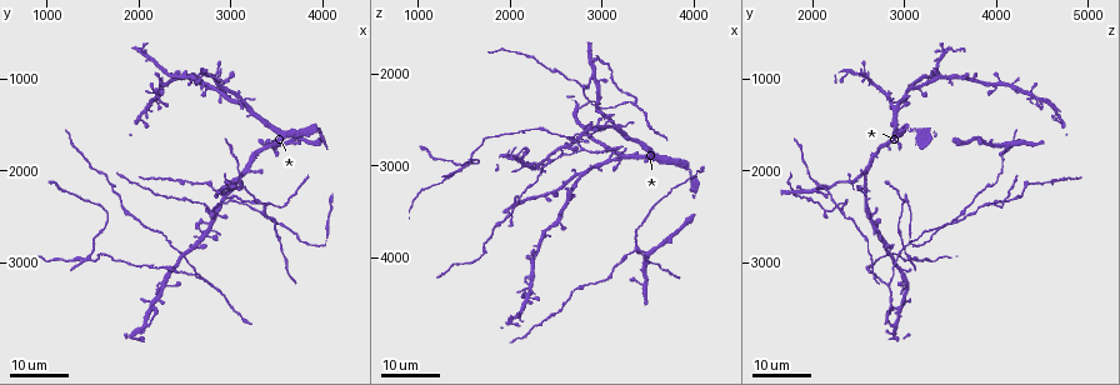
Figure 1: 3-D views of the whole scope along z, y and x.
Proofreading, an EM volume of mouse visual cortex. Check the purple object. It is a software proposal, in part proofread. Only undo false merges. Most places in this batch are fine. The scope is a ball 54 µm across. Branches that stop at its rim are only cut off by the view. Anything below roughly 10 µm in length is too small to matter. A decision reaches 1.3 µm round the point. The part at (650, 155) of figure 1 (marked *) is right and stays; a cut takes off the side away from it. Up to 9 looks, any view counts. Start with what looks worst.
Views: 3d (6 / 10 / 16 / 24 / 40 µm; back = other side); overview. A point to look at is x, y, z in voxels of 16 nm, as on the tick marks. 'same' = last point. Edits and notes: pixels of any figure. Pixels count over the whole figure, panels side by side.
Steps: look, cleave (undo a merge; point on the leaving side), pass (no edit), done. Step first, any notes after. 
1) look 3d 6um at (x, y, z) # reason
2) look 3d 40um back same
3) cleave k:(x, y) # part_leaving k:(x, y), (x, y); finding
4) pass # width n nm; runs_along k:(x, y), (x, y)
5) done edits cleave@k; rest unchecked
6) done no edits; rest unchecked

look 3d 16um at (3300, 2450, 2300)

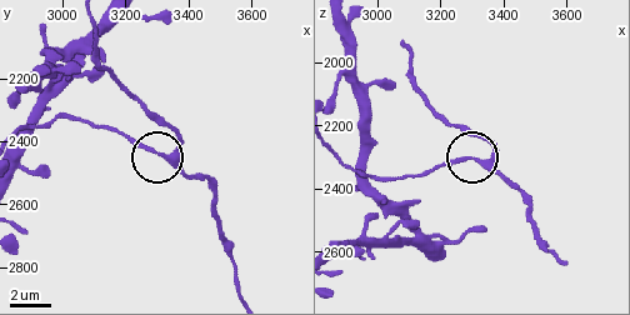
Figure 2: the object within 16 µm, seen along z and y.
look 3d 10um at (3320, 2440, 2310) # closer look

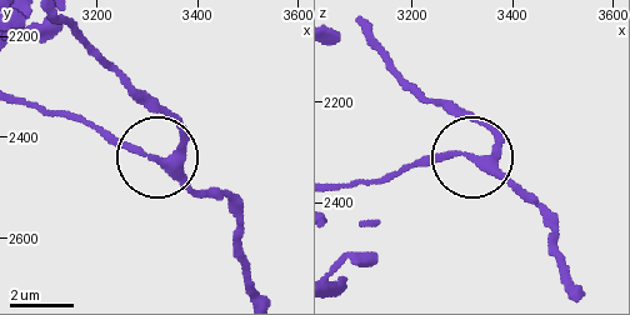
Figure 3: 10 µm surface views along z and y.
pass # side_arm 17 um; arms 3; one neuron here

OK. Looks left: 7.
look 3d 16um at (1500, 2950, 3050)

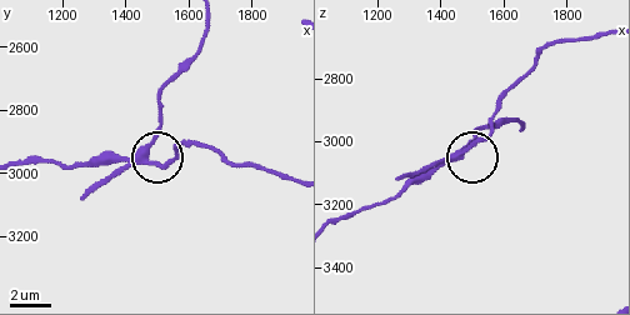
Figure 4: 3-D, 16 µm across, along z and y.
look 3d 10um at (1460, 2930, 3040)

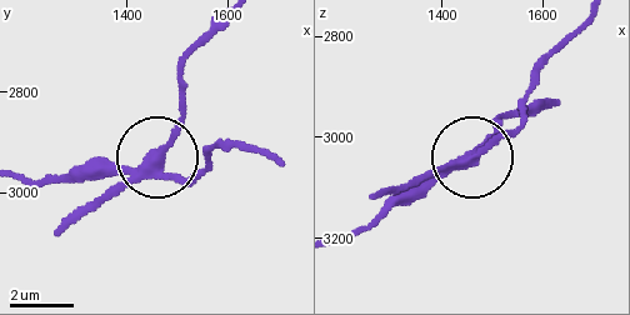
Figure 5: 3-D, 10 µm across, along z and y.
cleave 5:(103, 194) # width 280 nm; two neurons meet here

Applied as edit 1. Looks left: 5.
look overview

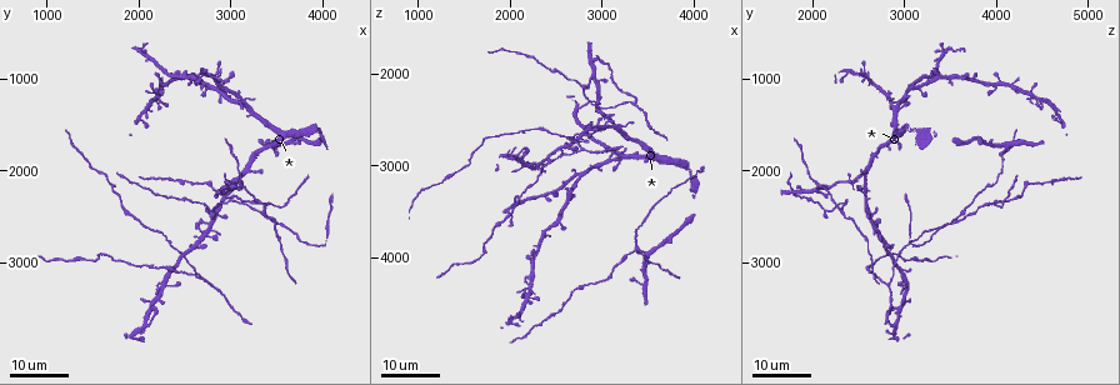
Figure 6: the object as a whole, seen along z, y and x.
look 3d 24um at (2450, 2950, 2850) # four-way junction

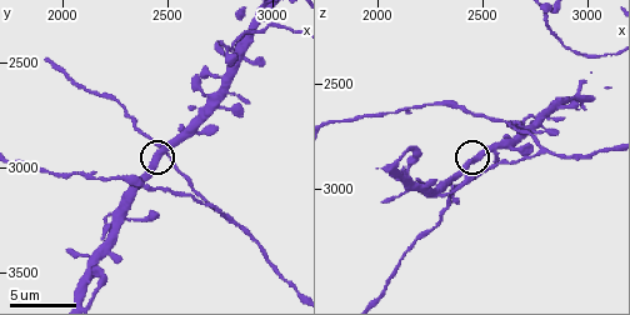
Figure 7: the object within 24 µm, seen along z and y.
look 3d 10um at (2470, 2930, 2850)

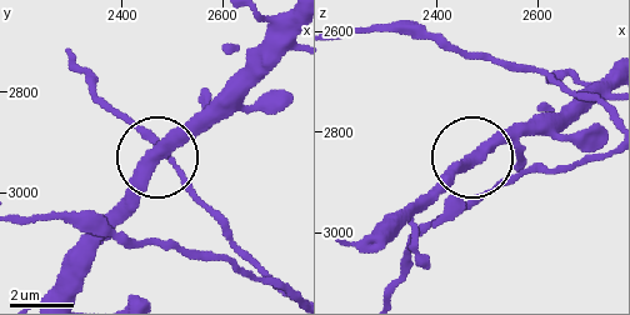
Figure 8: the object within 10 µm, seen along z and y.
pass # width 320 nm; one neuron here

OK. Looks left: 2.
look 3d 24um at (3400, 2350, 3900) # three-way junction

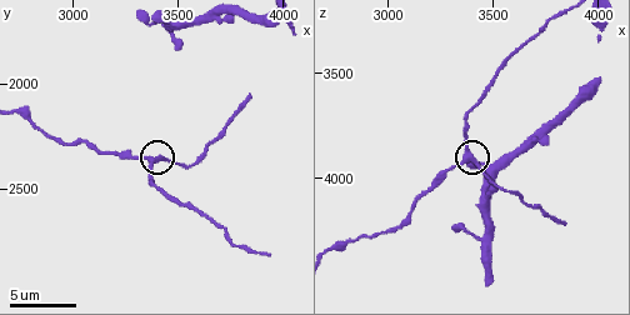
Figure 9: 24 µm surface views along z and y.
look 3d 6um at (3360, 2350, 3910) # closer look

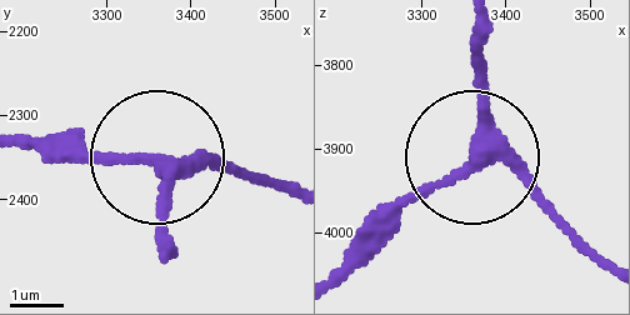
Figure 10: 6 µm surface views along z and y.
pass # arms 3; one neuron here

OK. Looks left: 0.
done edits cleave@5; rest unchecked

